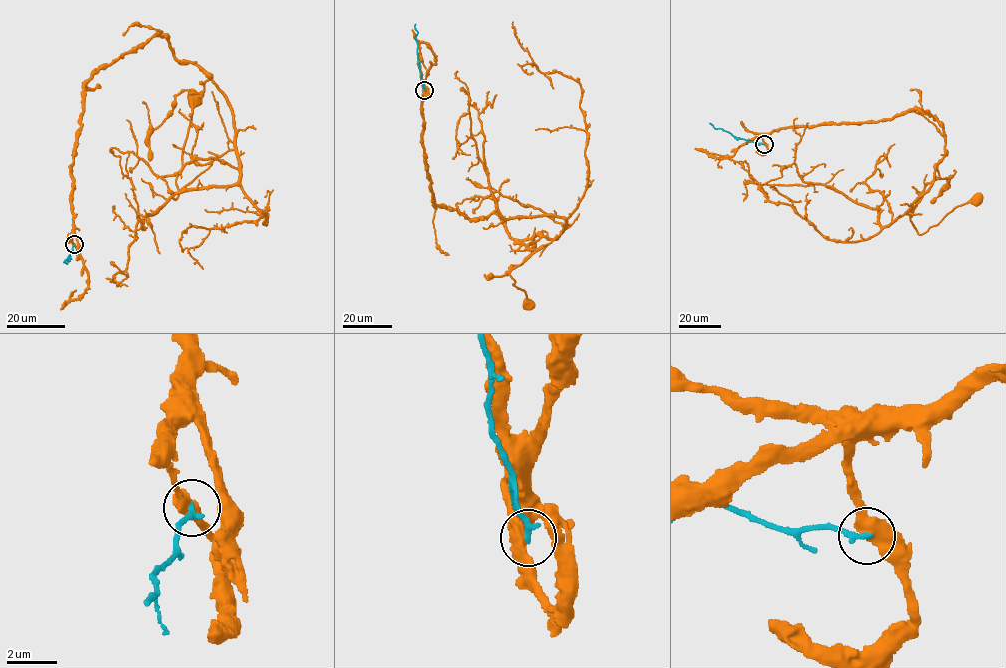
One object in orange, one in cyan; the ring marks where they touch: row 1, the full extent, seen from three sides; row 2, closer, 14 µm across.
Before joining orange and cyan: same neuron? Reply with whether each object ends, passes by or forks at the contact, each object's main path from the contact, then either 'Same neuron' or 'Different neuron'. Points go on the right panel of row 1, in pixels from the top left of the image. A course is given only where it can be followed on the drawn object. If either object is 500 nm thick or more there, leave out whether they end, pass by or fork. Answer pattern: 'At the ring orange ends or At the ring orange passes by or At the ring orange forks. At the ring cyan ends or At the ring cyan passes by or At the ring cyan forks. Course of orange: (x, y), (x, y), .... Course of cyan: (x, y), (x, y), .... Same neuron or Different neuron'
Course of orange: (764, 144), (781, 129), (917, 109), (935, 116), (945, 153), (906, 213), (916, 230), (977, 199). Course of cyan: (764, 144), (737, 138), (709, 123). Different neuron

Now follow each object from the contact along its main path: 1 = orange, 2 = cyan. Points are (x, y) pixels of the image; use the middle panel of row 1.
1: (424, 90), (432, 203), (469, 218), (497, 213), (516, 239), (562, 232), (510, 272), (526, 304)
2: (424, 90), (419, 68), (415, 24)

